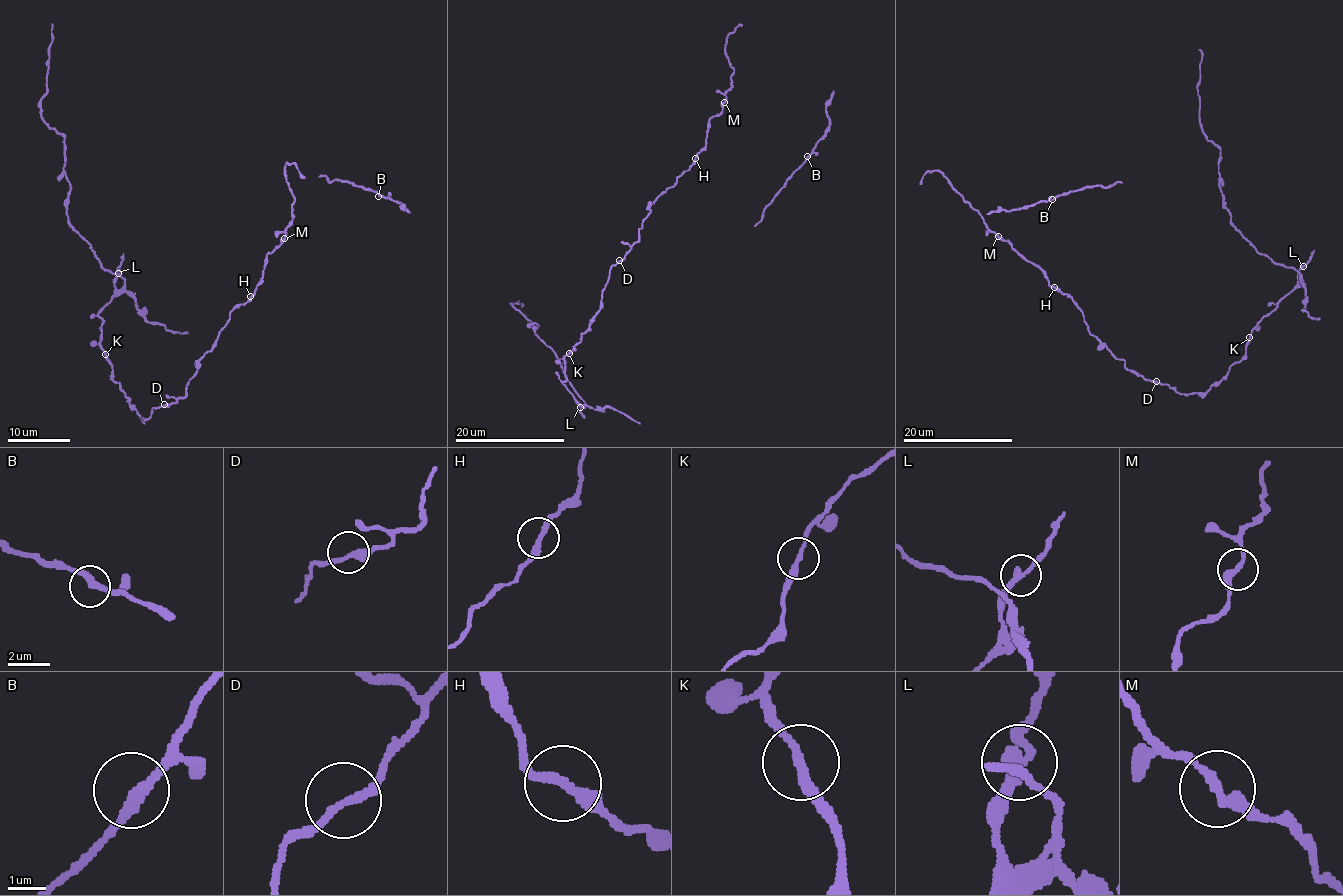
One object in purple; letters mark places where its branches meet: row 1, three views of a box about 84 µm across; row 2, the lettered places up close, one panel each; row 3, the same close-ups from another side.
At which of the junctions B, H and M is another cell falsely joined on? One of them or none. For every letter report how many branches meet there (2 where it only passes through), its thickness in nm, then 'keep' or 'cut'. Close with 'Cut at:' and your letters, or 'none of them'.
B: 2 branches meet; 240 nm thick; keep
H: 2 branches meet; 280 nm thick; cut
M: 2 branches meet; 260 nm thick; keep
Cut at: H

